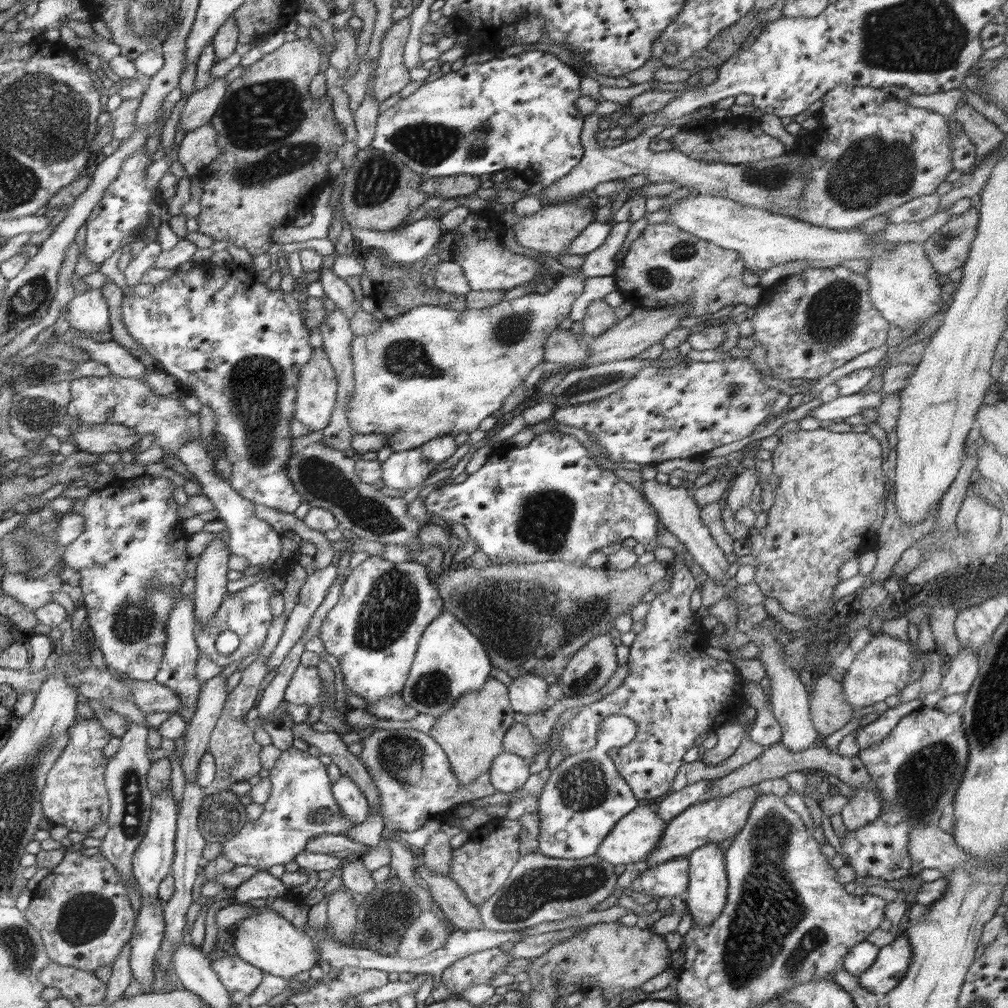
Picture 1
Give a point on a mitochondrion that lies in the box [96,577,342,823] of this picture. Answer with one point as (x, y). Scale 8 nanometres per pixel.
(134, 618)

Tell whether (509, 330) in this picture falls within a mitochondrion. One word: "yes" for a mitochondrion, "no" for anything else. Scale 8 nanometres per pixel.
yes

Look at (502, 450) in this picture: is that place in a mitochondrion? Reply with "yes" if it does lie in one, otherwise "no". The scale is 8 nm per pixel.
no

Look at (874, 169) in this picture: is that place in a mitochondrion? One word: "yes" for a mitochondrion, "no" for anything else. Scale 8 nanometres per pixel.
yes

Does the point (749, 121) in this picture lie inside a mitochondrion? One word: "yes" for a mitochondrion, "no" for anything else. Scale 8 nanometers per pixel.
no

